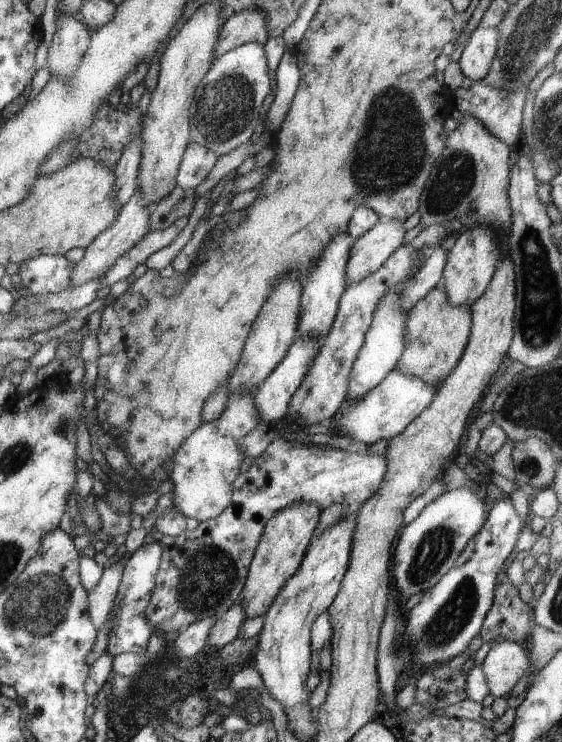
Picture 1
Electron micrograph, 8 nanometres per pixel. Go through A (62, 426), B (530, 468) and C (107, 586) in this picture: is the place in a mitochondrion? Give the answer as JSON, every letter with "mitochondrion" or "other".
{"A":"mitochondrion","B":"mitochondrion","C":"other"}

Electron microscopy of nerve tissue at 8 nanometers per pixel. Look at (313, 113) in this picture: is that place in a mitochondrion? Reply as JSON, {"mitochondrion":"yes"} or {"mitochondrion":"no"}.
{"mitochondrion":"no"}

